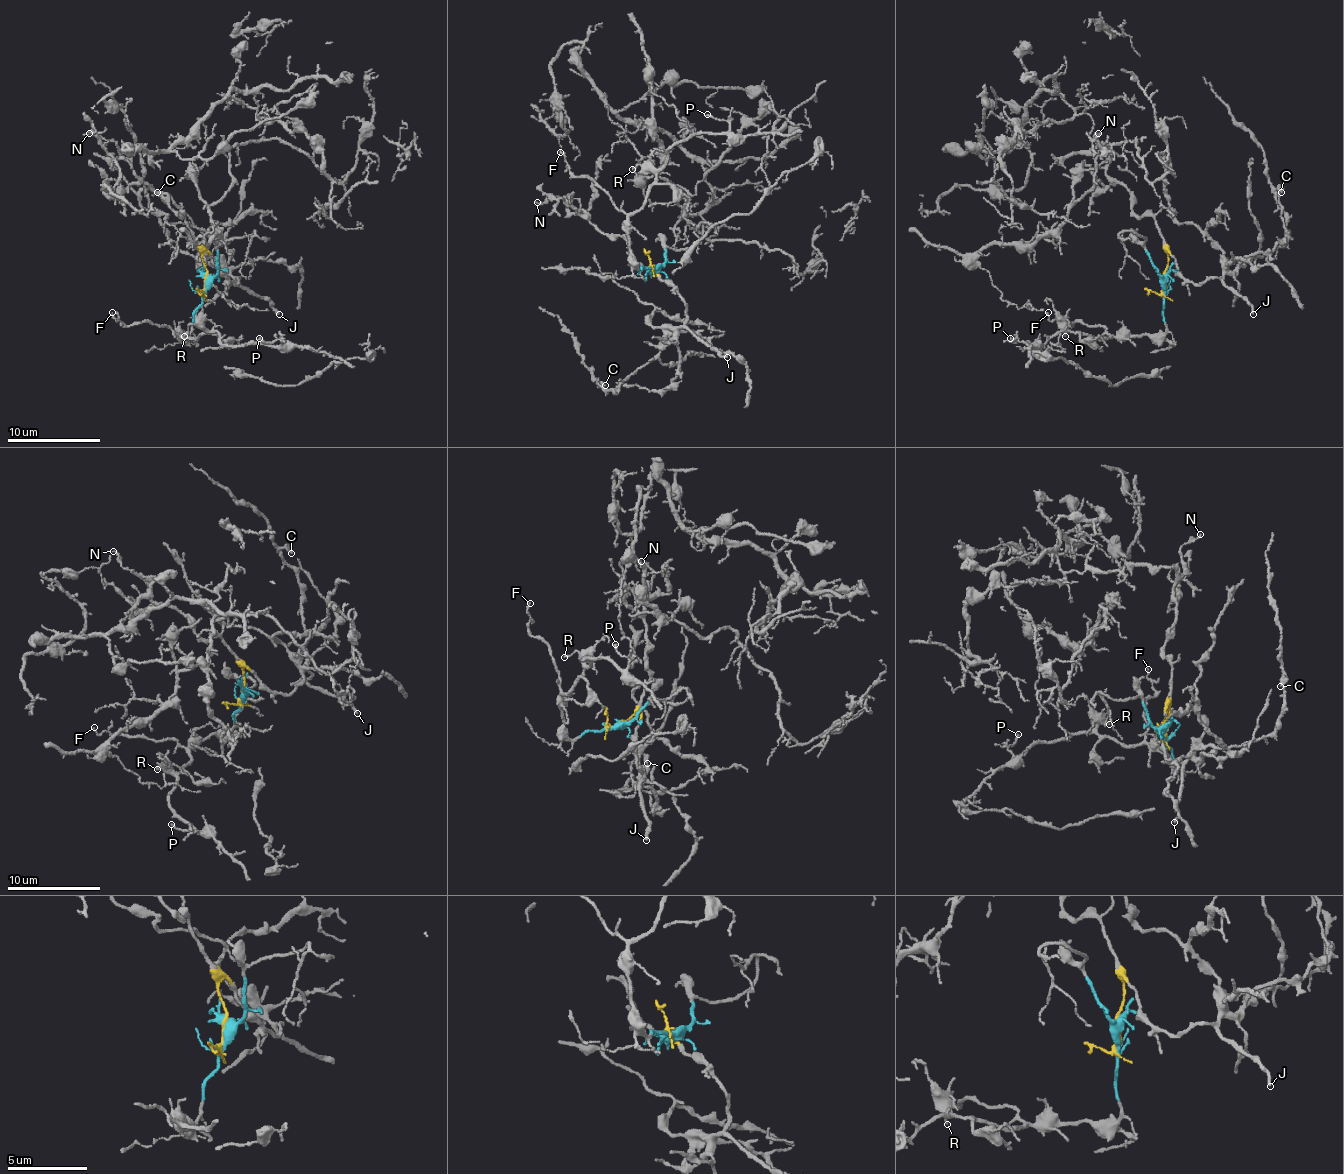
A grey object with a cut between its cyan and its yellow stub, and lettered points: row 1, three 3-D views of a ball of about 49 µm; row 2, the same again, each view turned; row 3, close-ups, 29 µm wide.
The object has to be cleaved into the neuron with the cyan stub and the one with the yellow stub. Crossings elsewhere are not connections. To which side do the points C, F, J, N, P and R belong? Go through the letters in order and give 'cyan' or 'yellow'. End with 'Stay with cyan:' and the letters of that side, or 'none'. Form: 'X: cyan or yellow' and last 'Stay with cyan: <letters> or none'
C: yellow
F: cyan
J: yellow
N: yellow
P: cyan
R: cyan
Stay with cyan: F, P, R

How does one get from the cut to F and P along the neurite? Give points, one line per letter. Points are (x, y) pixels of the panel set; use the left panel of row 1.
F: (207, 284), (191, 331), (186, 335), (167, 326), (146, 321), (123, 326), (111, 312)
P: (207, 284), (191, 331), (181, 335), (195, 338), (216, 333), (223, 345), (281, 342), (265, 342), (258, 338)

